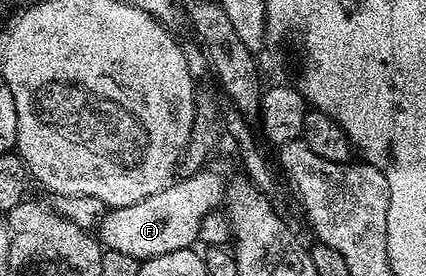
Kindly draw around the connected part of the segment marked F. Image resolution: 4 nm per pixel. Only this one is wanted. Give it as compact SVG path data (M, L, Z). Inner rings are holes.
M204 168L193 176L172 181L161 192L153 192L153 196L145 196L145 200L137 200L137 204L108 209L99 221L97 237L106 249L125 252L125 256L140 260L186 250L196 245L205 216L224 205L228 189L228 183L223 183L217 171Z

